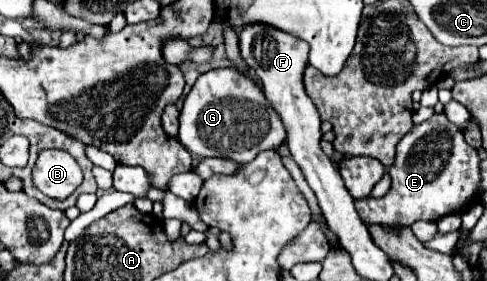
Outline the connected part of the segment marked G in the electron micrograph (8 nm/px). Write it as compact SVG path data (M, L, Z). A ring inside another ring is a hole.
M229 66L209 70L197 78L183 104L177 138L191 154L219 156L247 164L263 150L277 150L285 142L285 128L257 80Z

